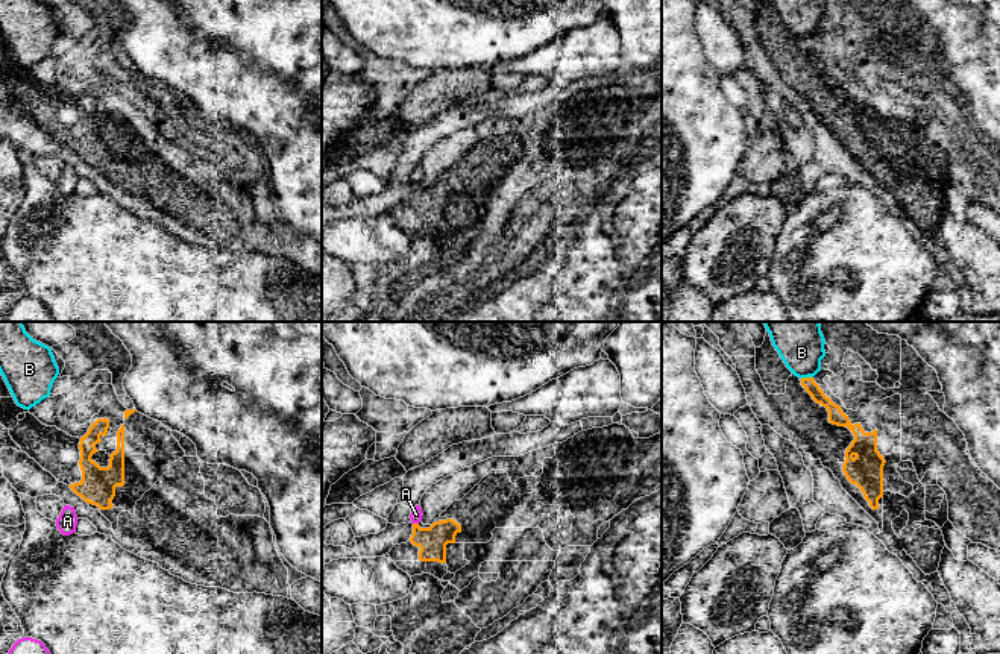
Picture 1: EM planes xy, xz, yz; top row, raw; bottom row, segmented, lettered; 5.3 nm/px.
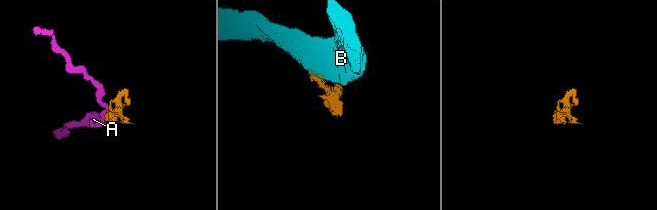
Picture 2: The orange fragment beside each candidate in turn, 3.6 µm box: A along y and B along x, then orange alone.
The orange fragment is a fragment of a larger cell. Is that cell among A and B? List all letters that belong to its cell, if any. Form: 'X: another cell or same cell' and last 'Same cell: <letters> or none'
A: another cell
B: another cell
Same cell: none

